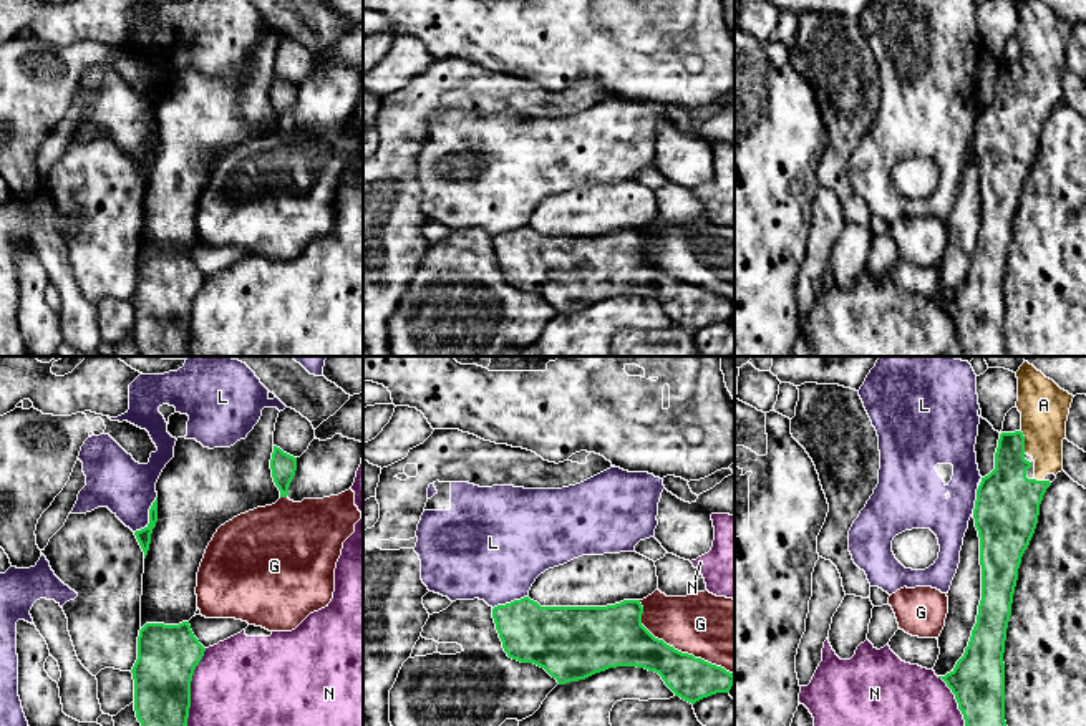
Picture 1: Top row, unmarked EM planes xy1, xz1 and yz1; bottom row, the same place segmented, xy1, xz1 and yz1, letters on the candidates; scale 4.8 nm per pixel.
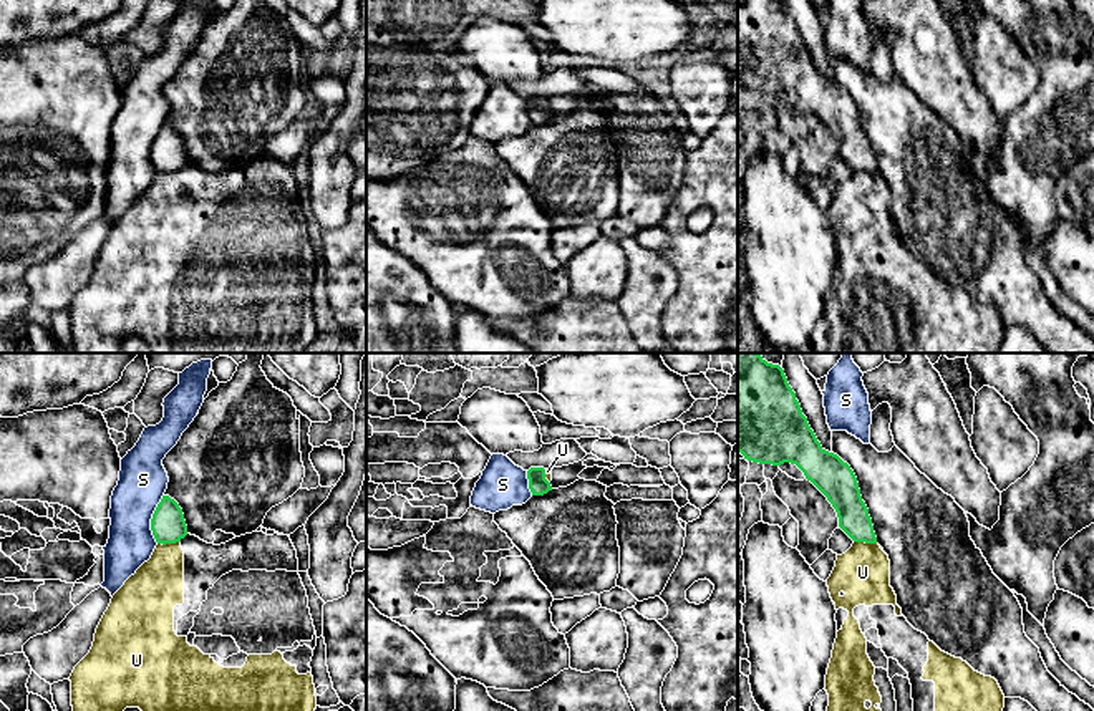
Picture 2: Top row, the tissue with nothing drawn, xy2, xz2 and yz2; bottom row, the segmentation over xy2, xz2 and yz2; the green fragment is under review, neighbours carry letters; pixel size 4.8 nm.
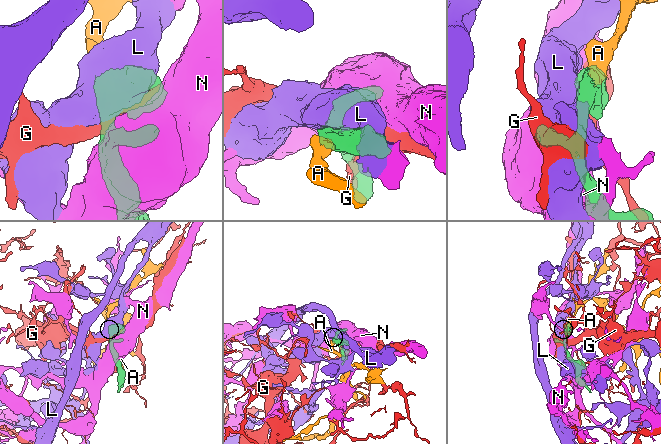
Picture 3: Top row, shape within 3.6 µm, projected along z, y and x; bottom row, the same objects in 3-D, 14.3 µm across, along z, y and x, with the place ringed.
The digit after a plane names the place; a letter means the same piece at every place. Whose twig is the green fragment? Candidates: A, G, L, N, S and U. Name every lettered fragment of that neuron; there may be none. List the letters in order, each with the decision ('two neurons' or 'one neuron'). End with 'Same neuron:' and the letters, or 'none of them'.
A: one neuron
G: two neurons
L: two neurons
N: two neurons
S: two neurons
U: two neurons
Same neuron: A

